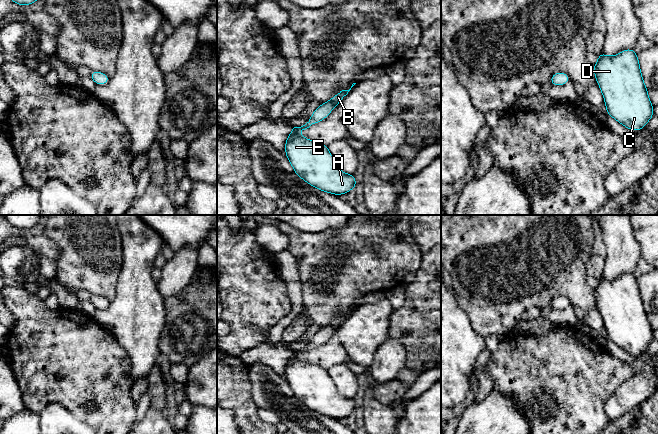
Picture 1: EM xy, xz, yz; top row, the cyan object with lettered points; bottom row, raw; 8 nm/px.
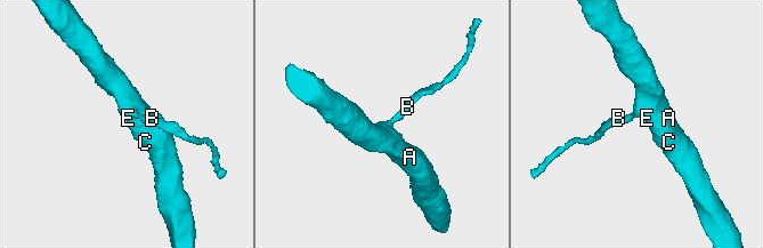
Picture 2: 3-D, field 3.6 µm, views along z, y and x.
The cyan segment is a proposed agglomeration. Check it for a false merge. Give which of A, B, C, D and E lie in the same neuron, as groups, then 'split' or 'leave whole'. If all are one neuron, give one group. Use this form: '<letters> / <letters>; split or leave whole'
A B C D E; leave whole

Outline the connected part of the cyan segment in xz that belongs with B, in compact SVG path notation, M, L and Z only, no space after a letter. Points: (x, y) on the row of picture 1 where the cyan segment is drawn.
M342 90L321 104L305 125L292 129L285 143L285 154L295 174L311 186L338 196L356 188L354 175L339 169L327 145L311 141L298 133L325 119L350 90Z

